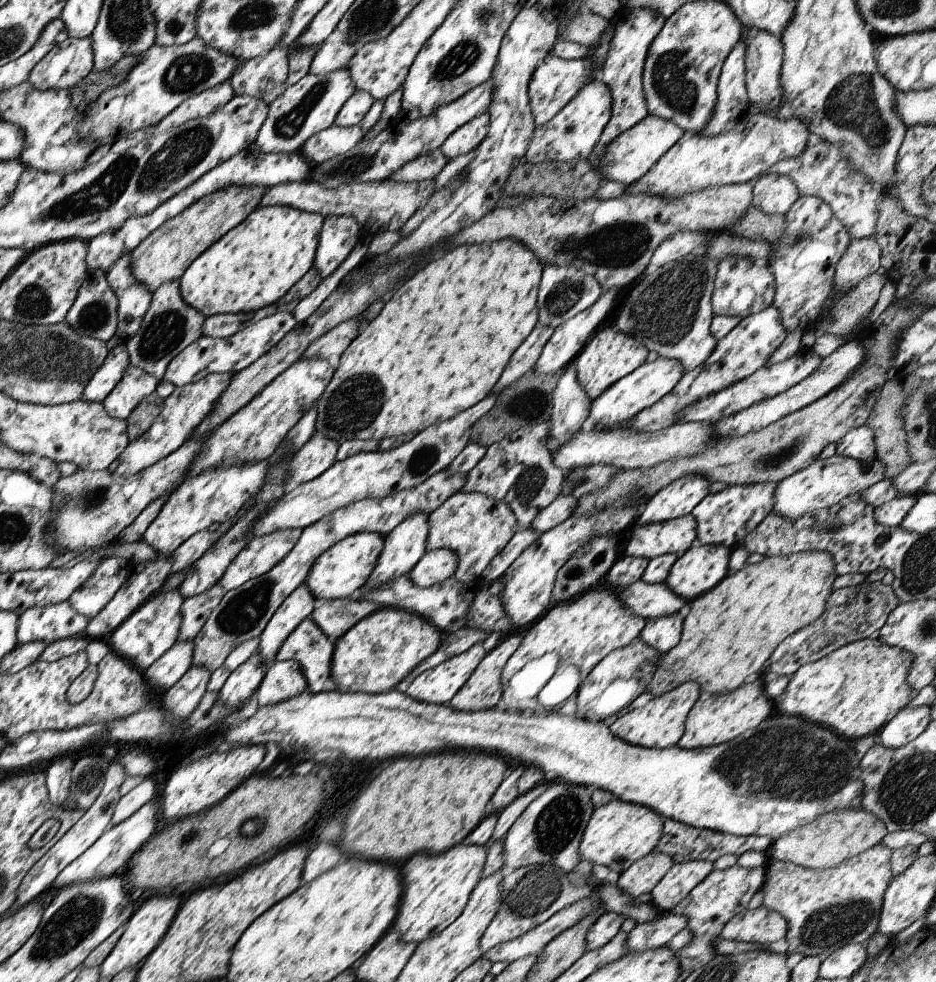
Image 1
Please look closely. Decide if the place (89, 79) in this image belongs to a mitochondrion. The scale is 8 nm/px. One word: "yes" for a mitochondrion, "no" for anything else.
no

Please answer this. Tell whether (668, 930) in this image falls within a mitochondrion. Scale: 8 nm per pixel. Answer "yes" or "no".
no

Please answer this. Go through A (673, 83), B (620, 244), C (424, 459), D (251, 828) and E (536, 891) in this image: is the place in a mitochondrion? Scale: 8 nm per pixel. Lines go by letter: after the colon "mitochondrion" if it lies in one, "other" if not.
A: mitochondrion
B: mitochondrion
C: mitochondrion
D: mitochondrion
E: mitochondrion

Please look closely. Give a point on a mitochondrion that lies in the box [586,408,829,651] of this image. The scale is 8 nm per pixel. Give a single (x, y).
(769, 460)

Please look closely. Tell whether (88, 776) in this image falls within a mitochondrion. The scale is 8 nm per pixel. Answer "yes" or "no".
yes

